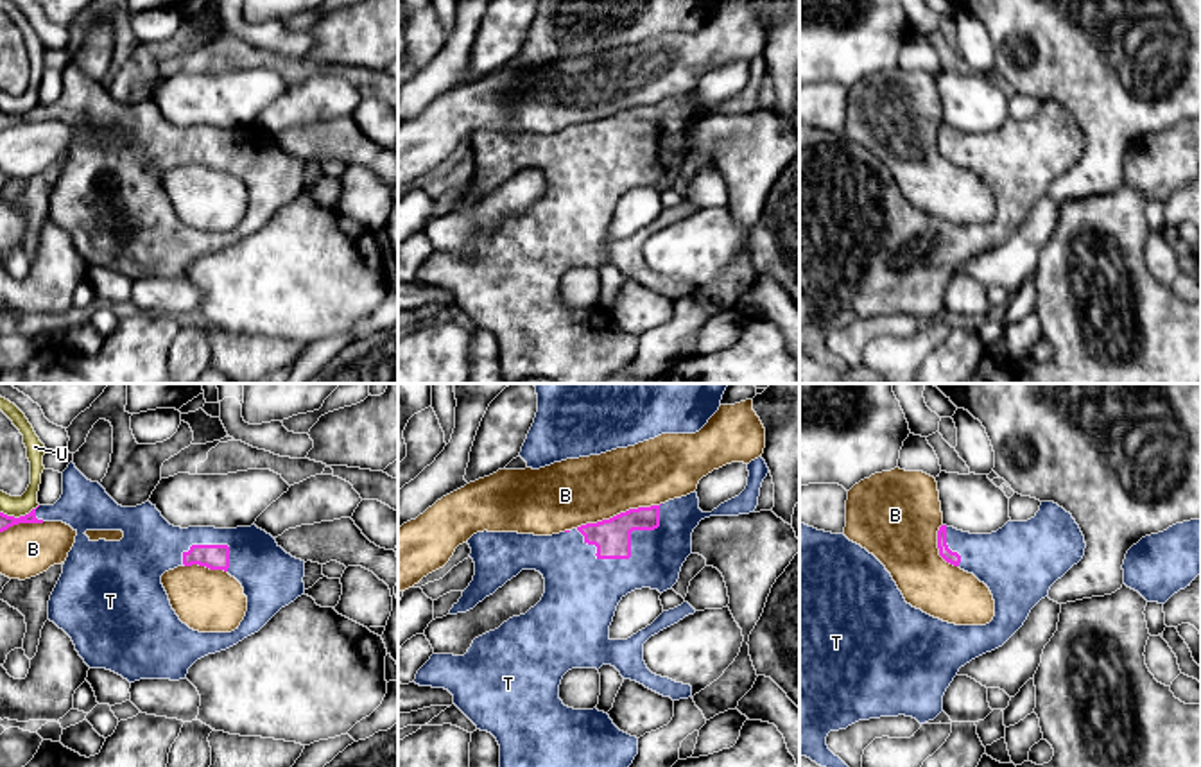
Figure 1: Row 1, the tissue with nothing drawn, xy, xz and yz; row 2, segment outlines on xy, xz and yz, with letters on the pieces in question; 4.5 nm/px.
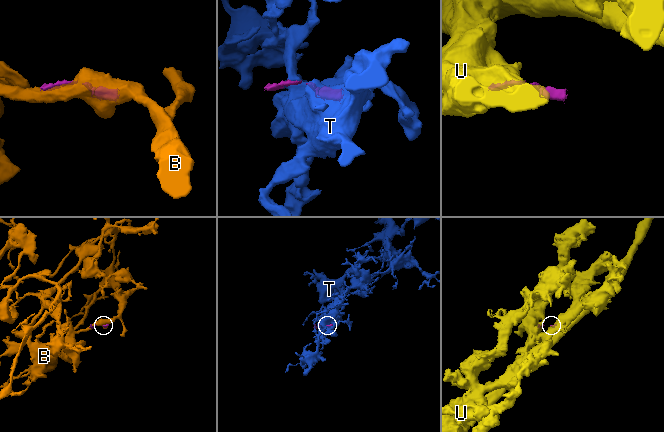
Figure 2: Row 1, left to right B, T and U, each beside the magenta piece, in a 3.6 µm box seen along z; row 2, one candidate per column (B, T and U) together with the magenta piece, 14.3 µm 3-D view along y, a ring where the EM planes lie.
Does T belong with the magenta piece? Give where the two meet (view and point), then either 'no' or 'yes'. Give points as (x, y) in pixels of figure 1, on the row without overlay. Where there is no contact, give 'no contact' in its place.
contact xz (630, 151); yes

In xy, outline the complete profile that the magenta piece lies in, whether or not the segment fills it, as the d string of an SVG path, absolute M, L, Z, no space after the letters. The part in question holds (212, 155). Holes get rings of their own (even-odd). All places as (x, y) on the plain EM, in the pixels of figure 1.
M73 61L63 70L63 93L54 104L38 104L20 116L0 111L0 131L18 122L43 120L63 120L77 131L75 142L63 163L63 172L48 199L48 219L72 237L75 249L90 267L111 269L129 281L140 278L185 278L188 267L197 258L226 249L258 231L281 206L305 192L305 159L287 152L271 133L256 124L237 127L174 125L151 100L136 106L118 104L99 81L88 79ZM86 129L122 129L124 136L120 140L91 140L84 133ZM183 163L224 168L242 183L244 194L247 195L247 210L235 229L199 231L179 219L161 183L161 174Z

